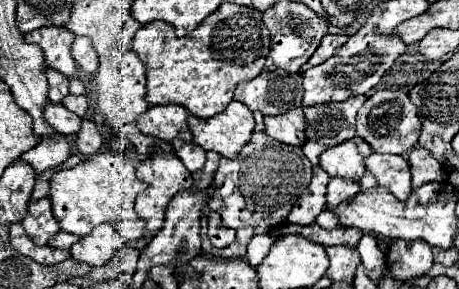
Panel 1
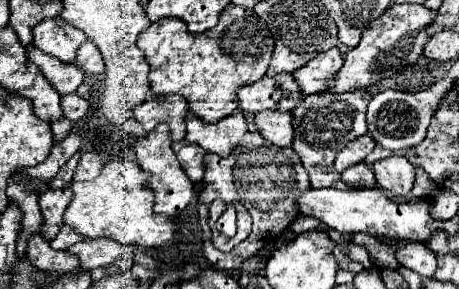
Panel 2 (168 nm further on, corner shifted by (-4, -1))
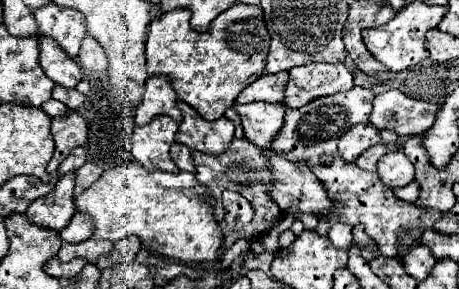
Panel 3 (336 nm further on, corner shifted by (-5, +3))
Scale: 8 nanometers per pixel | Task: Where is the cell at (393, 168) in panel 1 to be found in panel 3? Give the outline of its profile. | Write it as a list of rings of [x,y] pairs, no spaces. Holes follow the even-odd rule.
[[[390,152],[378,160],[378,174],[388,188],[408,186],[414,180],[414,164],[404,152]]]

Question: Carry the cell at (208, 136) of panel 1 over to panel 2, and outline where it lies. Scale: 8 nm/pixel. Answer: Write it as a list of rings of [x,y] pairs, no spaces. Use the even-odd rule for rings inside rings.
[[[235,110],[215,124],[207,124],[199,118],[187,118],[187,142],[199,144],[207,152],[215,152],[219,156],[229,156],[233,148],[239,144],[241,136],[247,132],[247,120],[243,110]]]

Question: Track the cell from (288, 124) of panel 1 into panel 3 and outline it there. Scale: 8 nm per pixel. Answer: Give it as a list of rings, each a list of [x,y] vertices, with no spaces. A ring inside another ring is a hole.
[[[244,104],[236,106],[236,112],[242,120],[244,136],[256,144],[256,146],[270,146],[270,140],[278,134],[278,128],[282,128],[284,122],[284,110],[282,104]]]

